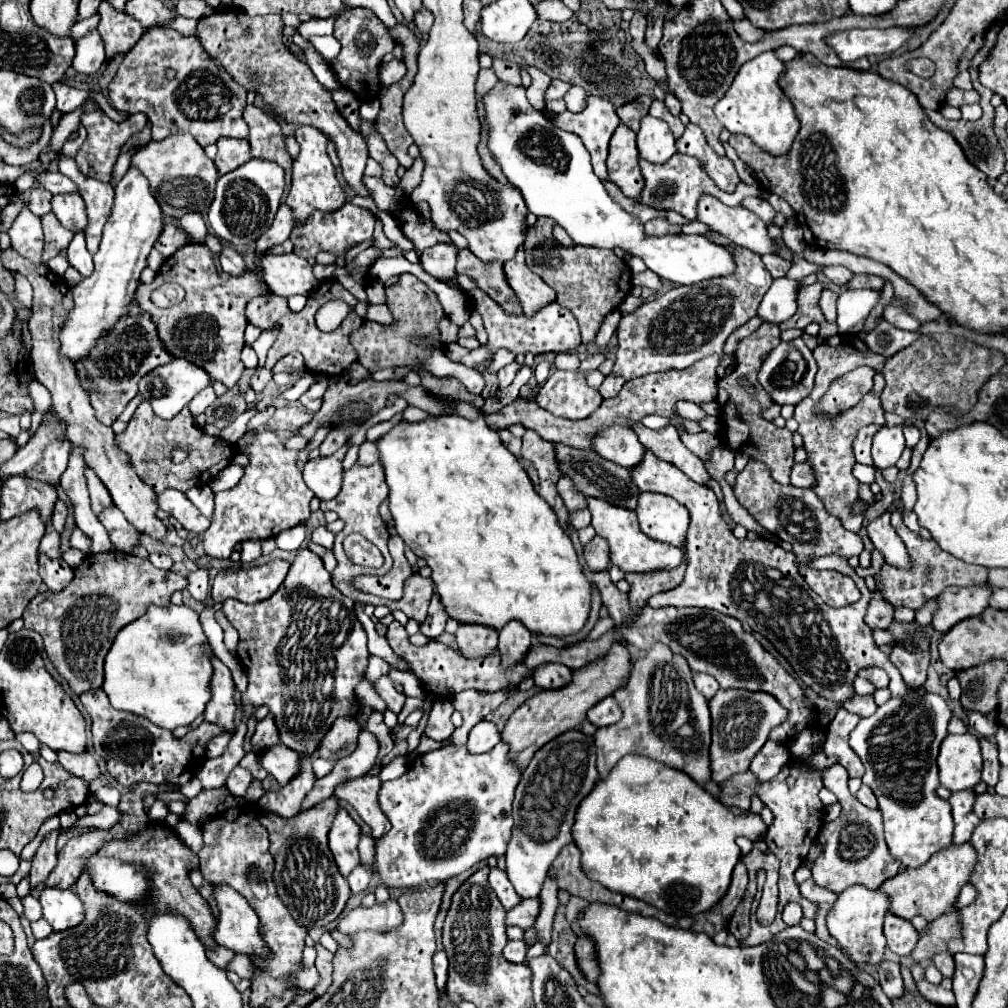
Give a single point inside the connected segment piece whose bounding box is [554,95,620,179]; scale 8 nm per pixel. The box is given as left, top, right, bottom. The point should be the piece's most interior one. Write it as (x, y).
(595, 125)

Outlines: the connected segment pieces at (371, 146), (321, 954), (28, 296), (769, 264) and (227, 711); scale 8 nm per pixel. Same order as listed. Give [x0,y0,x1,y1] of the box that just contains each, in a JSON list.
[[360,119,400,185],[314,943,332,995],[14,273,32,307],[762,255,790,277],[204,655,234,731]]

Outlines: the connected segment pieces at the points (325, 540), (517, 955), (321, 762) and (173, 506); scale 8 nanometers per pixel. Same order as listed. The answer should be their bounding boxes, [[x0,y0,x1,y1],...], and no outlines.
[[312,527,336,547],[504,941,528,963],[314,757,336,779],[158,489,211,534]]

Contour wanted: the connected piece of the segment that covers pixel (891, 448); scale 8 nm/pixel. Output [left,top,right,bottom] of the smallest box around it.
[872,425,906,471]

